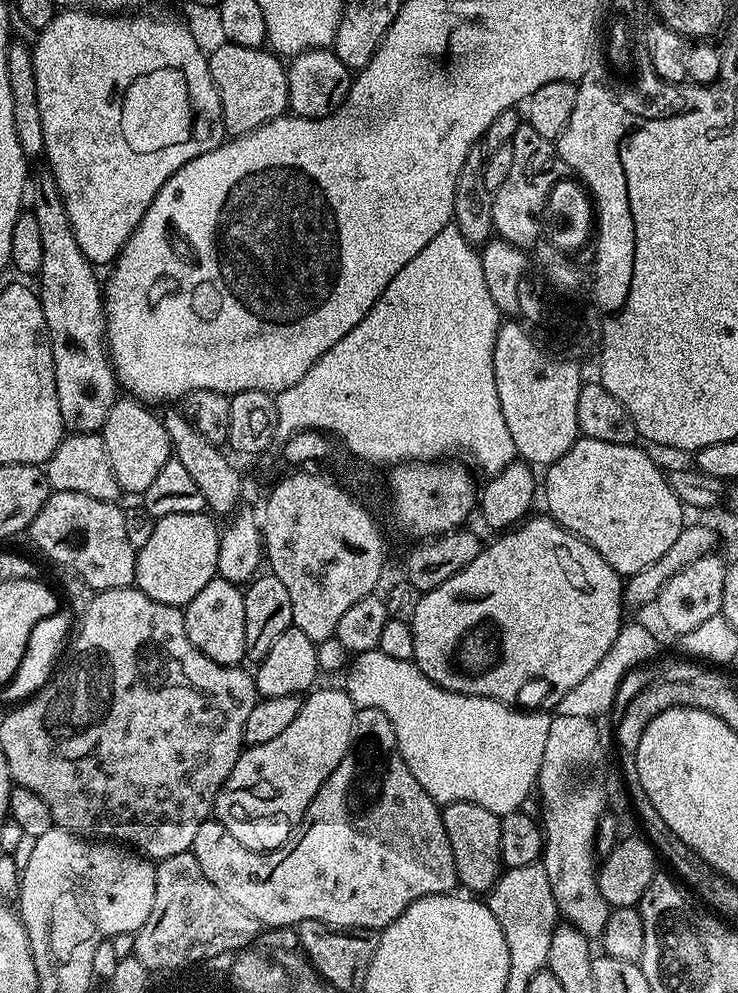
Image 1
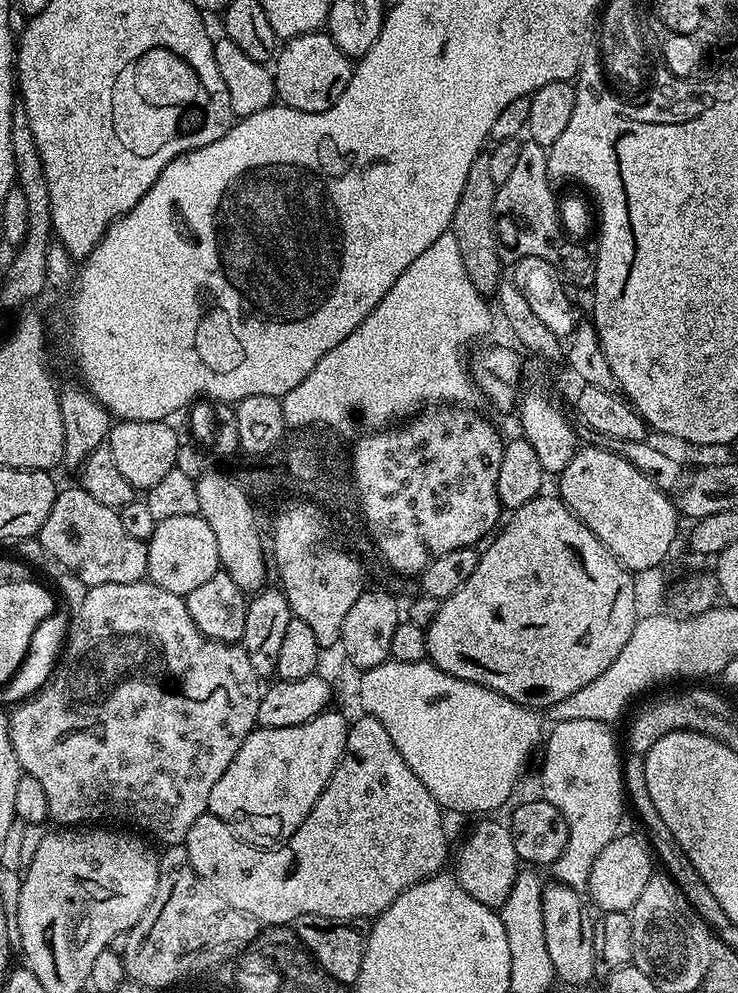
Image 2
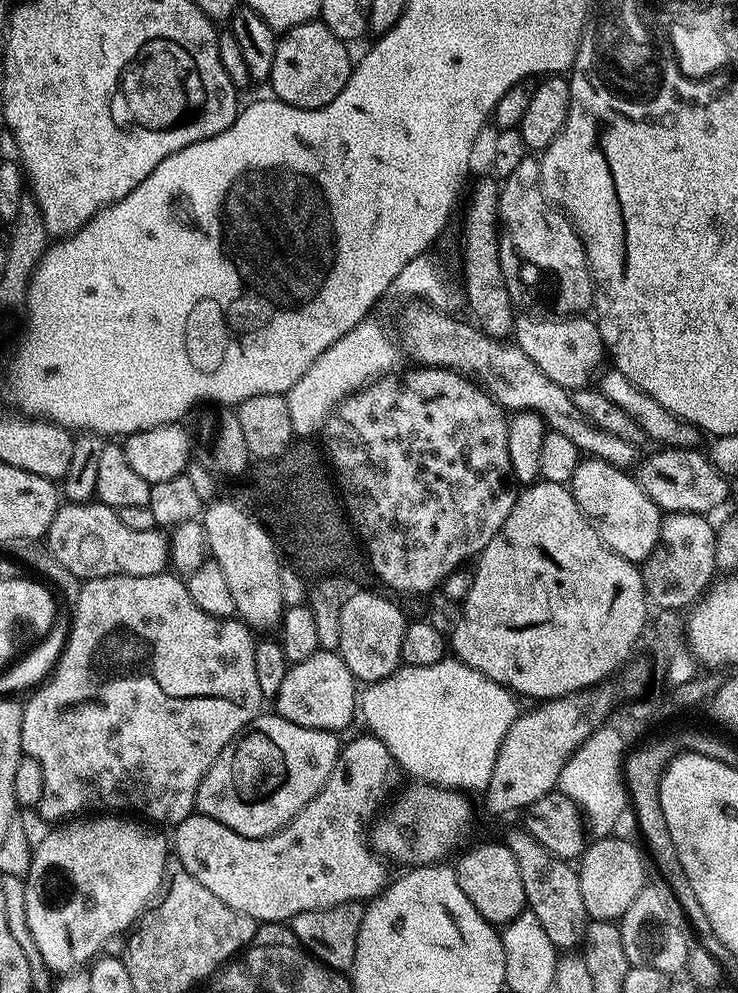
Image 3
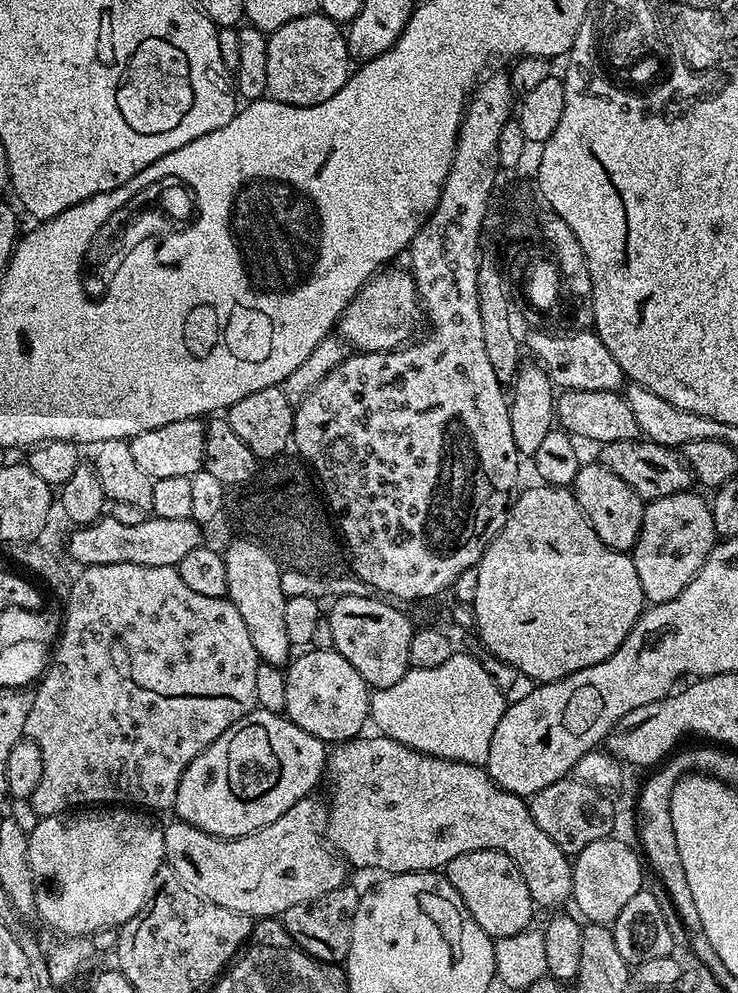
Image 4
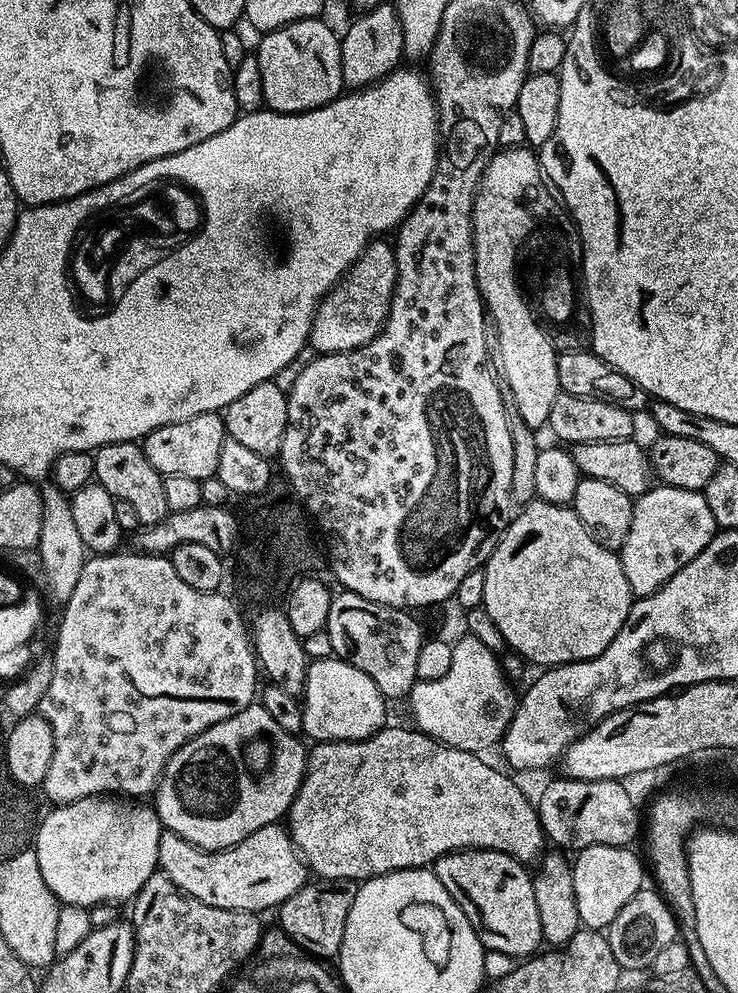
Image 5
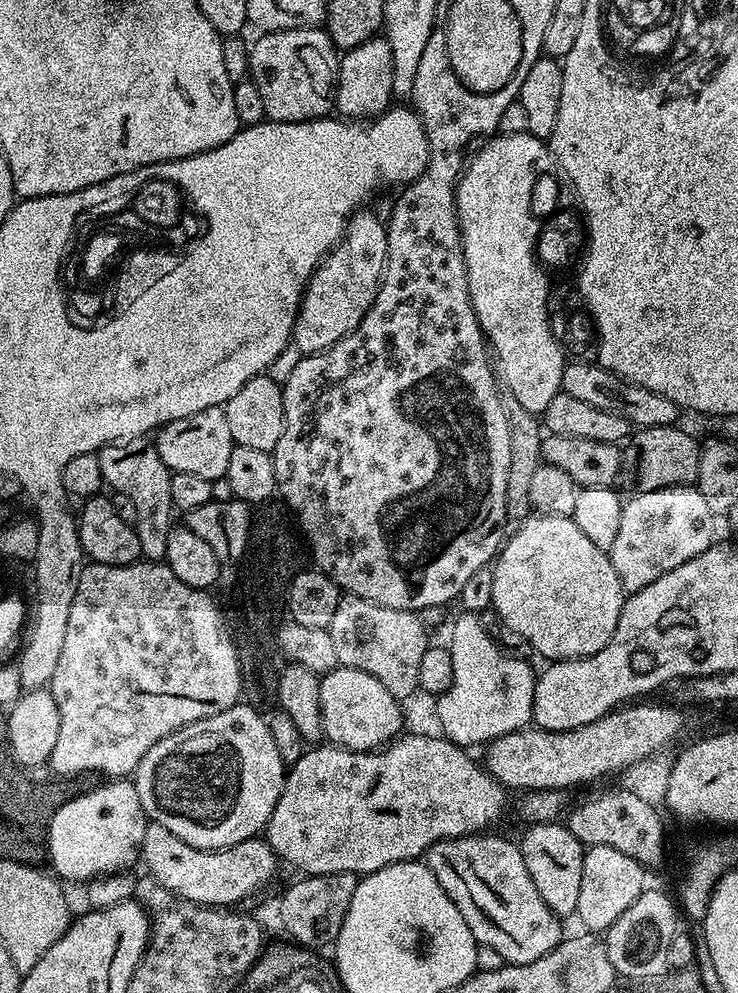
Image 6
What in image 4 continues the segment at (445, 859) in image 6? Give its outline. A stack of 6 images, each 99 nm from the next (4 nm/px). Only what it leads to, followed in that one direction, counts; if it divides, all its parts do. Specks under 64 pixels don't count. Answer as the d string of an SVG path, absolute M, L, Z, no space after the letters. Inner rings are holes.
M494 850L458 854L458 858L448 864L446 875L462 902L466 902L466 910L470 910L474 922L478 922L488 936L501 940L529 931L534 905L526 882L522 882L522 874L518 874L518 866L514 866L509 856Z

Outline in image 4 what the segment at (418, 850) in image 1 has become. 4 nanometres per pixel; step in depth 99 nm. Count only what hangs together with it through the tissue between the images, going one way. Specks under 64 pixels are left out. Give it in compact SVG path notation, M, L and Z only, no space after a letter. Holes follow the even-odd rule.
M305 798L294 802L282 818L270 822L270 826L262 826L262 830L254 830L238 838L222 838L214 834L206 834L206 830L198 830L185 820L173 819L172 824L165 823L164 859L167 867L182 878L186 886L190 886L200 895L218 906L226 906L226 910L241 912L253 918L283 917L290 906L305 904L311 900L322 898L330 890L338 890L346 882L343 859L326 843L322 825L326 820L326 808L313 798Z

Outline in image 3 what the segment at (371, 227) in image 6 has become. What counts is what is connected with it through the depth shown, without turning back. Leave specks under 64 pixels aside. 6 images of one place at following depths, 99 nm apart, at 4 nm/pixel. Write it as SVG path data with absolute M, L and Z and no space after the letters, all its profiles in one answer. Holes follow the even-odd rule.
M412 302L409 304L412 305L400 316L400 336L398 335L398 338L403 349L405 346L413 358L418 360L419 365L446 368L468 377L469 380L476 381L505 410L511 410L513 413L536 412L544 418L545 425L551 431L562 434L562 438L570 438L570 442L574 442L574 446L581 454L604 460L608 464L613 464L615 468L632 470L637 467L637 445L626 442L626 438L618 438L614 434L610 434L610 430L602 430L602 426L586 419L582 410L578 410L578 406L574 406L572 392L558 386L558 382L550 382L550 378L546 378L546 374L542 374L542 370L538 370L538 366L534 366L534 362L530 362L530 358L526 358L526 354L522 354L522 350L517 344L509 342L507 339L488 336L484 329L475 323L467 324L464 320L455 320L454 317L439 312L431 303Z

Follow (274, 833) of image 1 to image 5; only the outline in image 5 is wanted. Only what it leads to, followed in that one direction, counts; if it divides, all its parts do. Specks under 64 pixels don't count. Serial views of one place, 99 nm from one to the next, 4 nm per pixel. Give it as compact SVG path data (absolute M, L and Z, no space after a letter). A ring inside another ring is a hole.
M253 702L246 710L210 726L180 747L160 775L154 807L161 825L194 846L216 852L219 848L233 848L238 842L250 838L254 830L262 830L262 826L283 821L308 767L306 748L300 745L299 739L299 735L282 730L259 702Z

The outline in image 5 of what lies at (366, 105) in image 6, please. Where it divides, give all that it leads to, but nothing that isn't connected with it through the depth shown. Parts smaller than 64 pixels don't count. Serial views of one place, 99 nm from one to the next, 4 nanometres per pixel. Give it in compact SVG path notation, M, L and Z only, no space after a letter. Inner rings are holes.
M382 2L376 8L361 11L360 16L340 36L342 78L349 89L369 88L388 73L401 67L405 59L402 42L402 22L396 13L395 3Z

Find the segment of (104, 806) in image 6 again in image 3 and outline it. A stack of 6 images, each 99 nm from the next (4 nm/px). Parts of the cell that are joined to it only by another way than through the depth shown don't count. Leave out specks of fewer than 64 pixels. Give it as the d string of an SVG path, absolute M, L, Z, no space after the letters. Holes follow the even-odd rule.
M120 814L76 818L53 828L56 829L46 833L33 847L24 889L26 922L34 938L34 946L38 946L38 954L42 954L42 962L48 971L56 974L60 964L87 965L101 951L106 938L116 933L127 933L135 925L140 913L153 903L164 881L164 867L170 858L170 840L160 833L163 831Z

